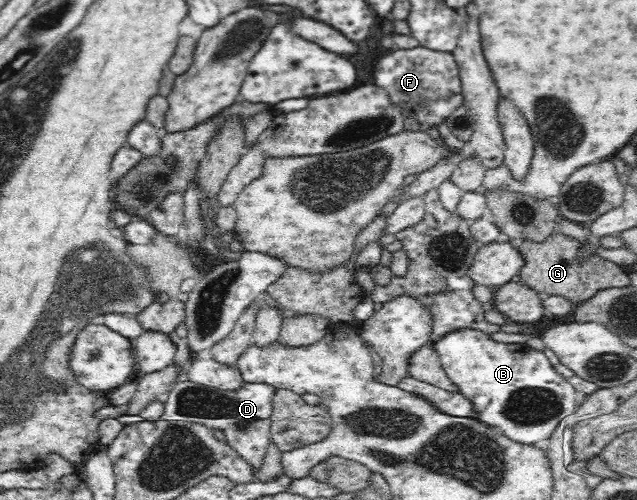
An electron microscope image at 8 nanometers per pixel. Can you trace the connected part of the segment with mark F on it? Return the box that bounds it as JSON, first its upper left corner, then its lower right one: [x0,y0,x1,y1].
[374,46,464,132]

